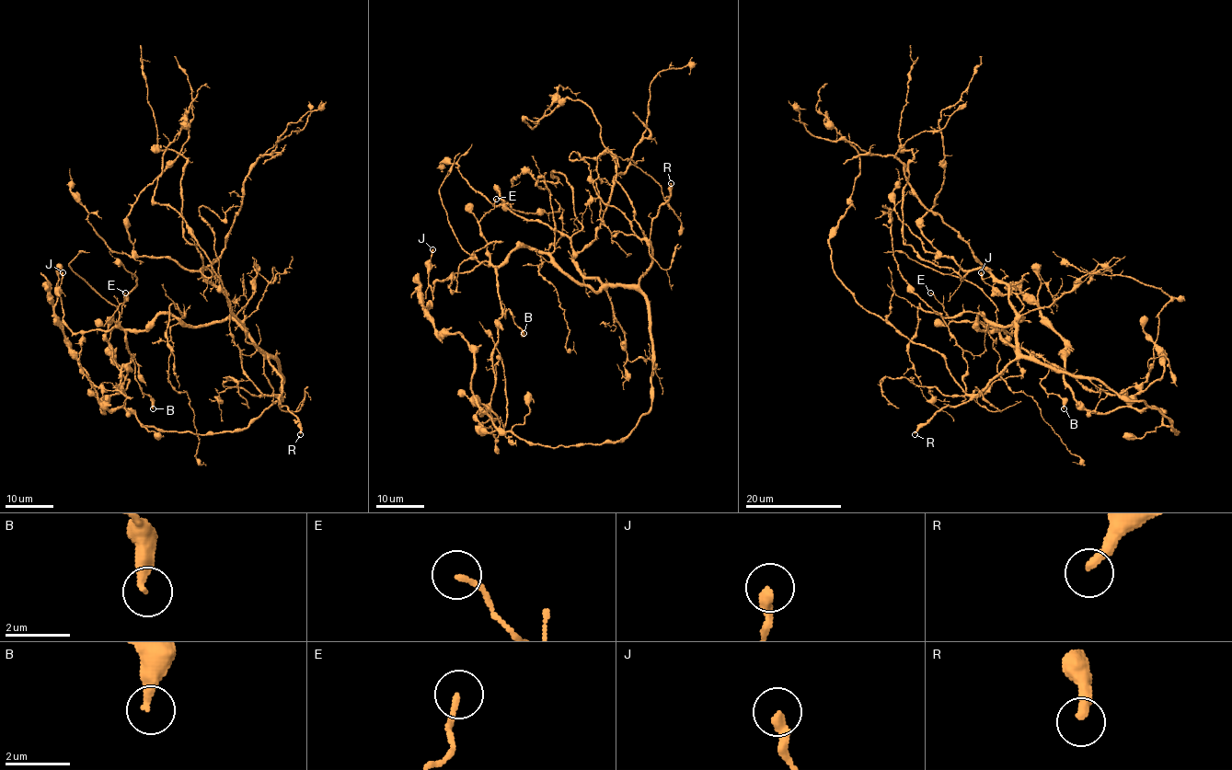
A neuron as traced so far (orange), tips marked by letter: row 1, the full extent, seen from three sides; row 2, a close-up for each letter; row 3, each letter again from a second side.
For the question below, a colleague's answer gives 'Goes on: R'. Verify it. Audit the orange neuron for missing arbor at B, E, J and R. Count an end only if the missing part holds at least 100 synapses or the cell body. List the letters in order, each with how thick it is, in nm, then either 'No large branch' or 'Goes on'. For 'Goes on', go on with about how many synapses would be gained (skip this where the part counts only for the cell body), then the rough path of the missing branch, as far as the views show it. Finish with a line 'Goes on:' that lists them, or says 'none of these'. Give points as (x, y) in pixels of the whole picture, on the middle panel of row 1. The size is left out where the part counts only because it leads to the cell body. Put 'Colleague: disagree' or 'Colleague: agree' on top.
Colleague: agree
B: Thickness 260 nm. No large branch
E: Thickness 150 nm. No large branch
J: Thickness 320 nm. No large branch
R: Thickness 280 nm. Goes on
Goes on: R

